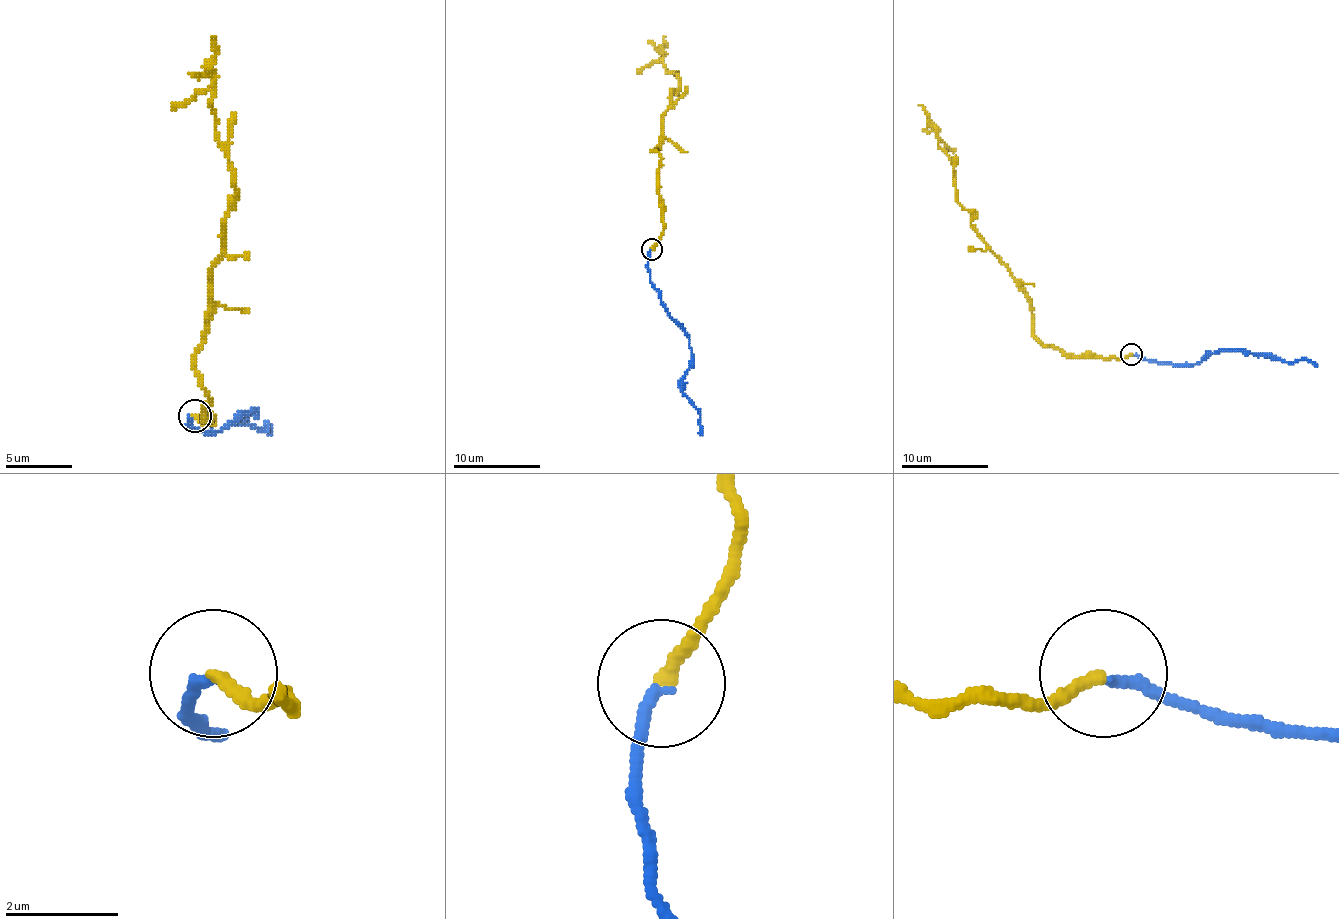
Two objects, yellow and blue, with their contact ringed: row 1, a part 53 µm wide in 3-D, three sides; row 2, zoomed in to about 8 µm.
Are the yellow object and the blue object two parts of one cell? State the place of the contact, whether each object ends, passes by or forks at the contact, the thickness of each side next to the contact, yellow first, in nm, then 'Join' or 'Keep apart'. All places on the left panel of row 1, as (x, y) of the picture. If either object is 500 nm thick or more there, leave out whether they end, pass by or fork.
Place: (194, 416). At the ring yellow ends. At the ring blue ends. Thickness 240 nm (yellow) against 200 nm. Join

